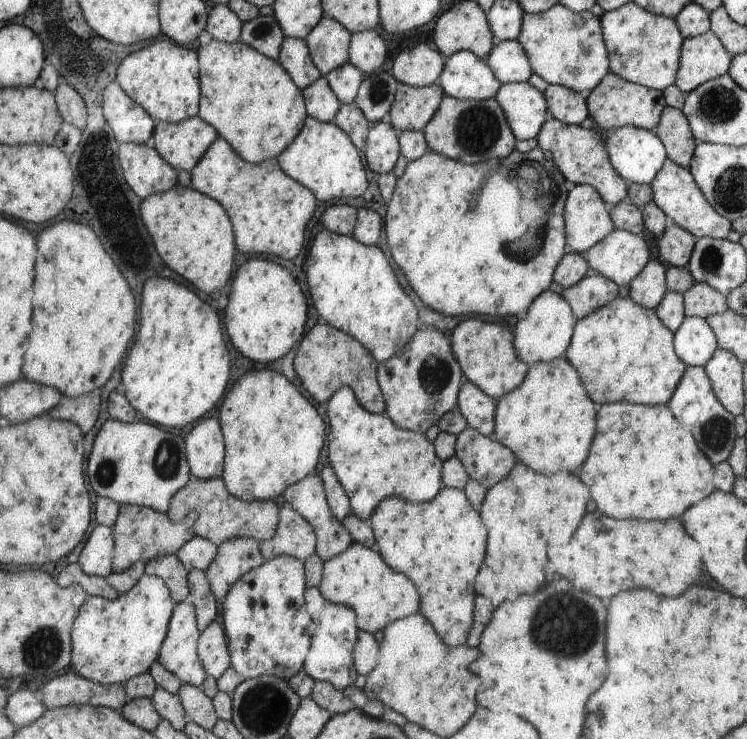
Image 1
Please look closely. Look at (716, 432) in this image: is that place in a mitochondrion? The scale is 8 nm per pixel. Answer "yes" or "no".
yes

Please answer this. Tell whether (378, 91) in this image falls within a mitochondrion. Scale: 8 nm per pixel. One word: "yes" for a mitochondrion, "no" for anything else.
yes

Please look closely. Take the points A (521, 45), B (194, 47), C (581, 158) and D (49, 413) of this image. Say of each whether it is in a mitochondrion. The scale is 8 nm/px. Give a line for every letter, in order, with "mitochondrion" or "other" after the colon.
A: other
B: other
C: other
D: other

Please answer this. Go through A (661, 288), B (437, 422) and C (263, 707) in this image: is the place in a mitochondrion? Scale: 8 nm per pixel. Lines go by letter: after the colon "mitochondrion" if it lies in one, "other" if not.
A: other
B: other
C: mitochondrion

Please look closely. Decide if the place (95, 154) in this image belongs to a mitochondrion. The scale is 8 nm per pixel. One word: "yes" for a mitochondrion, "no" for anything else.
yes

